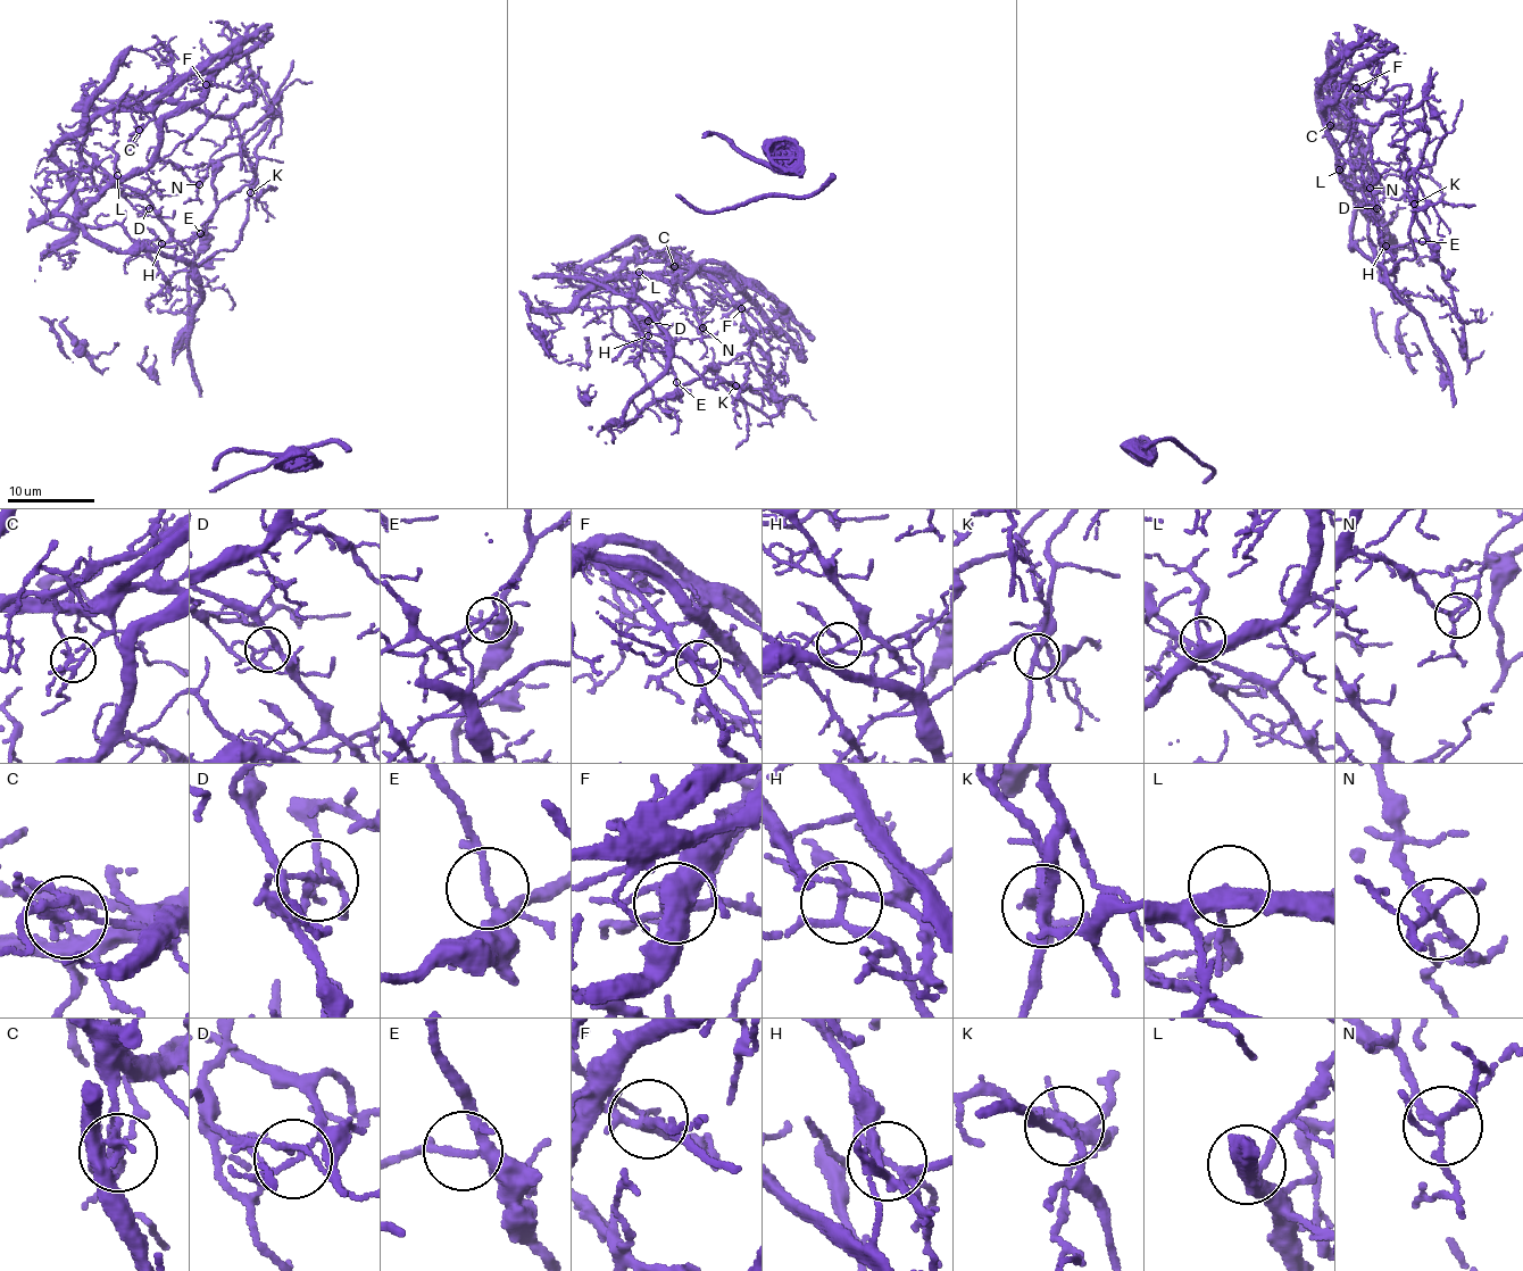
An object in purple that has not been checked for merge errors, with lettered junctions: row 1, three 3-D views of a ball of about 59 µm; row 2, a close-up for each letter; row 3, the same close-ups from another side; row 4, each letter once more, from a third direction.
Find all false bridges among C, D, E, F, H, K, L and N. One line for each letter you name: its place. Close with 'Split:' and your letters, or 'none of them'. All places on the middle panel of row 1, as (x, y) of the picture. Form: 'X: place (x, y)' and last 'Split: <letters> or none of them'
C: place (674, 266)
D: place (648, 321)
E: place (676, 382)
K: place (735, 385)
Split: C, D, E, K

